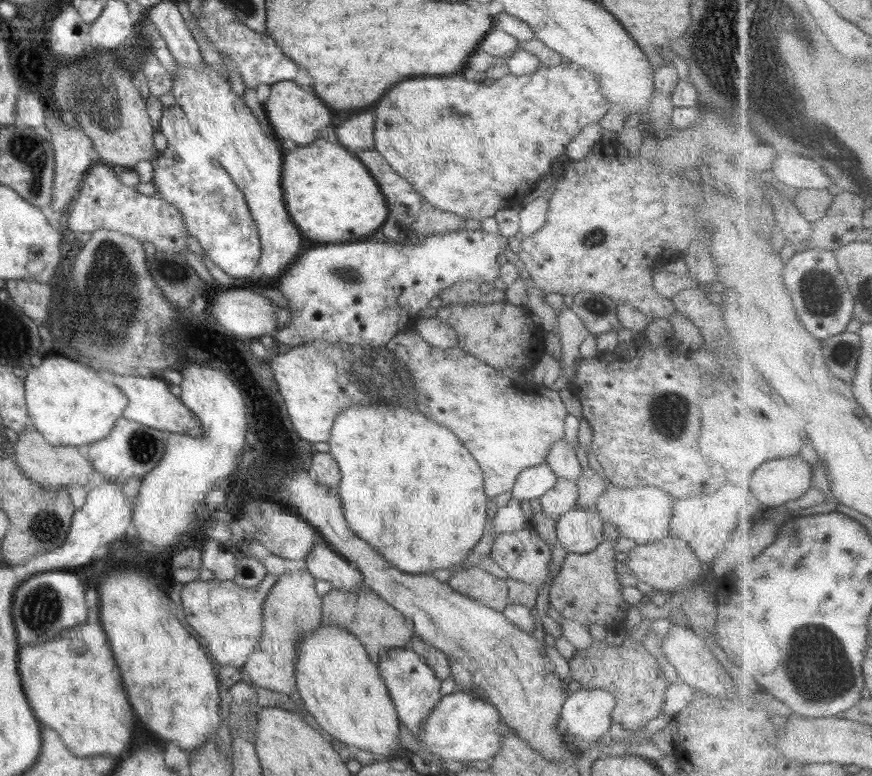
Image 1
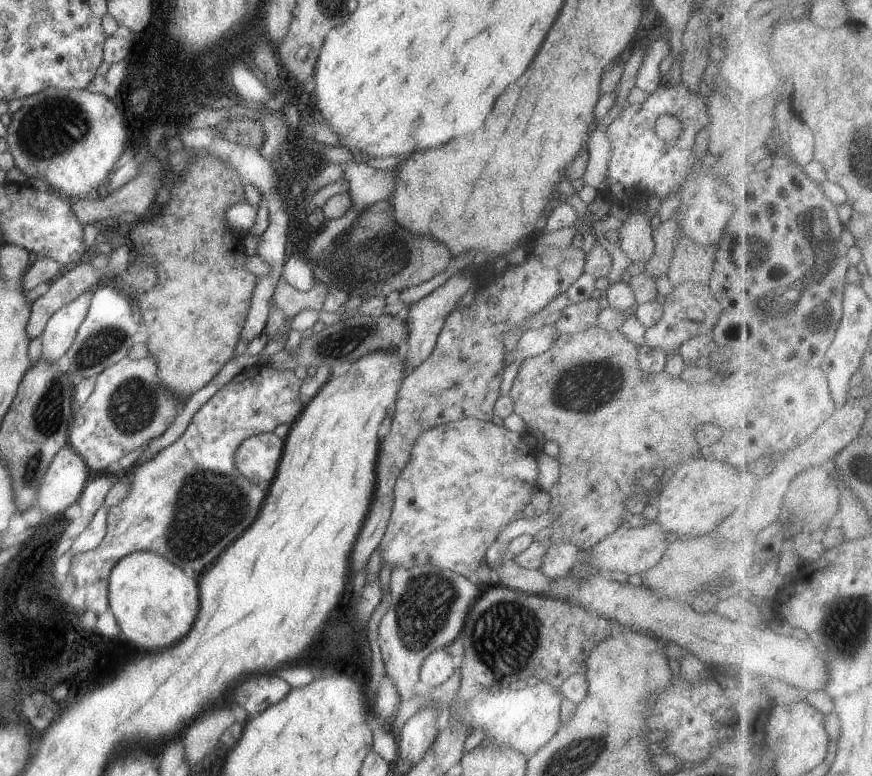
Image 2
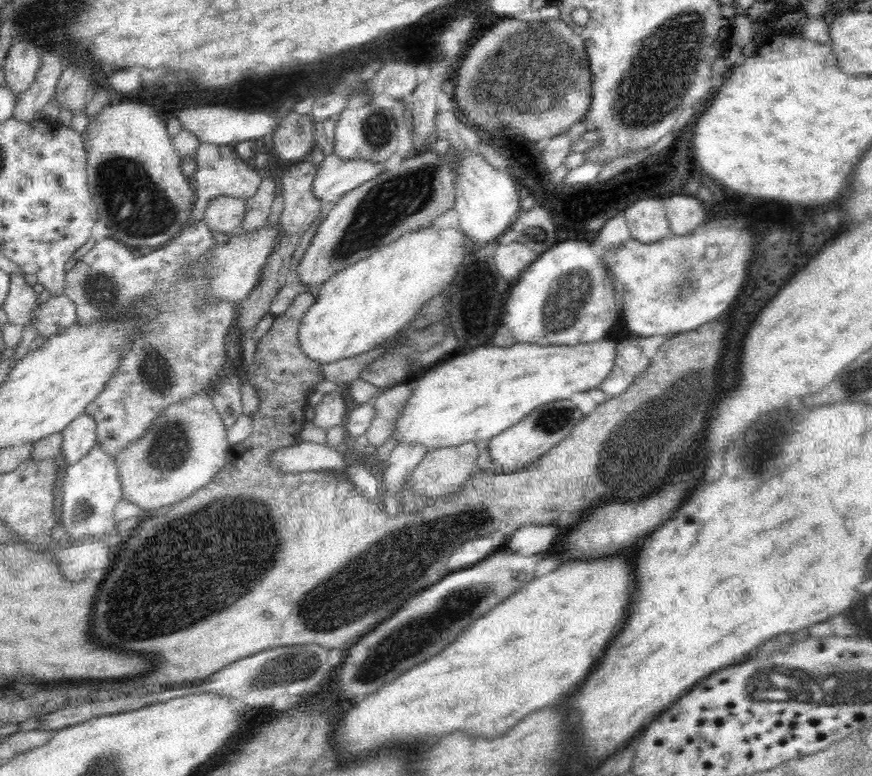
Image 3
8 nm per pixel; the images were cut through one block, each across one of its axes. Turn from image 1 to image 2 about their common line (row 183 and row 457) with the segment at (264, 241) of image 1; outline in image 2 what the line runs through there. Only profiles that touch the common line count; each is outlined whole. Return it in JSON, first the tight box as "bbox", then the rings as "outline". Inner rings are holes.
{"bbox":[236,432,284,487],"outline":[[[274,432],[248,437],[236,450],[236,468],[250,482],[267,487],[276,474],[284,441]]]}

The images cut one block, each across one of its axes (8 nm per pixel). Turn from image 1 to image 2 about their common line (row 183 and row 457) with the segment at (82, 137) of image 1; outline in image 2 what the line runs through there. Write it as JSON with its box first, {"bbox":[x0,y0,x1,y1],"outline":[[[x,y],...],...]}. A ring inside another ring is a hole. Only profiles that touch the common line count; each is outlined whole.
{"bbox":[38,445,90,514],"outline":[[[70,445],[59,450],[52,458],[40,486],[38,506],[44,514],[62,514],[82,494],[90,472],[84,460]]]}

